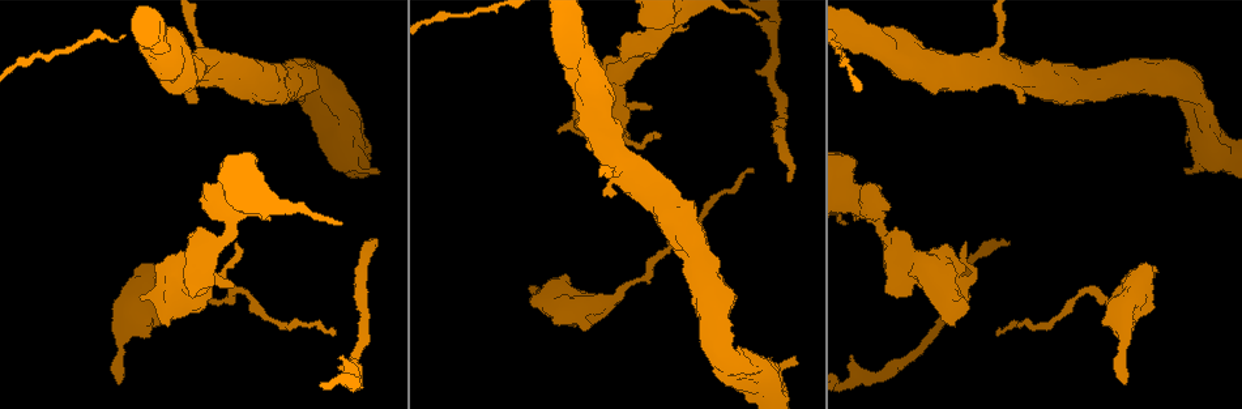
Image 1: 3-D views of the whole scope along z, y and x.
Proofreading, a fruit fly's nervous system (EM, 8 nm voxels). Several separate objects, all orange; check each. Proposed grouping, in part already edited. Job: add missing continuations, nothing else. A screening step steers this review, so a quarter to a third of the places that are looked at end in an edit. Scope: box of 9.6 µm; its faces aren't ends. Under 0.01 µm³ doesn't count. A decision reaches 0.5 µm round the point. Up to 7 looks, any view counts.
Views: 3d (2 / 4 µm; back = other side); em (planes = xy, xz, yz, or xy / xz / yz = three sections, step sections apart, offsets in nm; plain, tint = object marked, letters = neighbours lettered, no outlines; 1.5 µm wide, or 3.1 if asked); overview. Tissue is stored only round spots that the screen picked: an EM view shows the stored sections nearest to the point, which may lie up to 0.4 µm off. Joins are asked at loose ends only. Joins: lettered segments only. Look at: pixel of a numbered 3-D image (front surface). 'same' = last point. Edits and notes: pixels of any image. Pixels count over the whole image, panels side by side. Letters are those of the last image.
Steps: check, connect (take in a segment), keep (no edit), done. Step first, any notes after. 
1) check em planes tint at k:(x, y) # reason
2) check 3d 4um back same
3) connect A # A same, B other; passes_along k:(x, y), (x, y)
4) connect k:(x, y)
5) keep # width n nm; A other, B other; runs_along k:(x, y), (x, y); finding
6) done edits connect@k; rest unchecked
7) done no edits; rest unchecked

check em planes letters at 1:(1185, 171) # stops while still wide

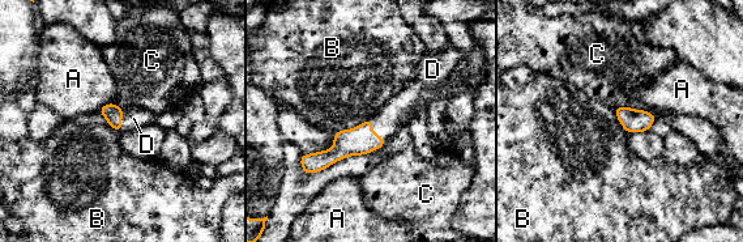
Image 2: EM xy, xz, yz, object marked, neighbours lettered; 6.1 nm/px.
connect D # A other, B other, C other, D same; passes_along 2:(361, 140), (372, 131), (392, 117); it goes on there

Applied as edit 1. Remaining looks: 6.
check em xz step 8 letters at 1:(1021, 103) # an open end

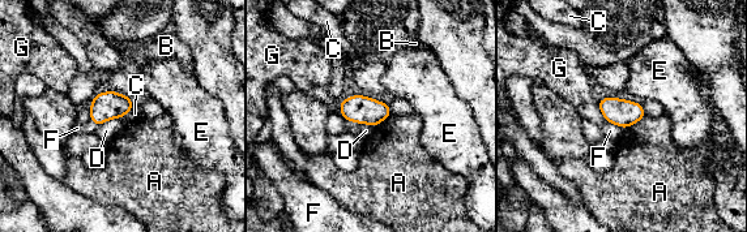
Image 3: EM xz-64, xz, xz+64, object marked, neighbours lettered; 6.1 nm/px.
keep # width 170 nm; A other, B other, C other, D other, E other, F other, G other; border 3:(597, 102), (602, 116), (607, 121); none of them fits

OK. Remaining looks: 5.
check 3d 2um at 1:(119, 383) # free end

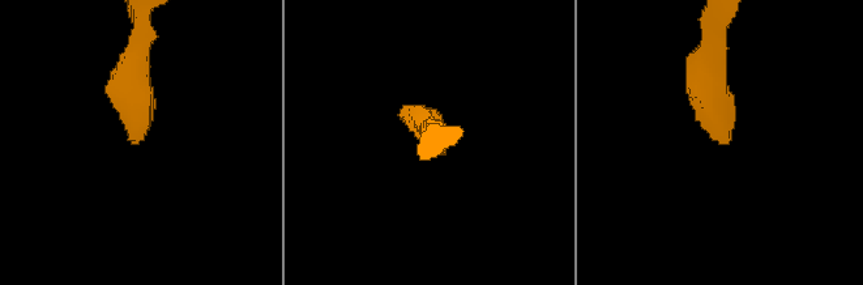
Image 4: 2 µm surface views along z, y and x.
check em planes letters at 4:(132, 143) # now the EM

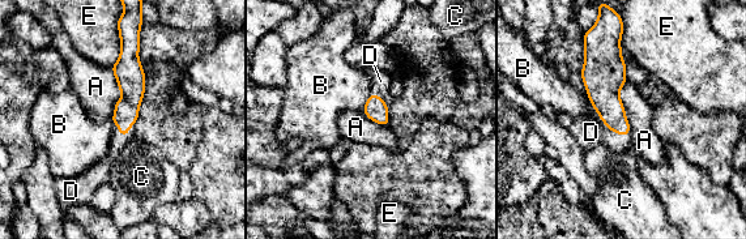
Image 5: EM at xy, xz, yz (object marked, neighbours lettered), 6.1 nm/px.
connect D # width 140 nm; A other, B other, C other, D same, E other; passes_along 5:(376, 110), (379, 97), (380, 81); the cell continues

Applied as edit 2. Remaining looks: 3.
done edits connect@2, connect@5; rest unchecked

